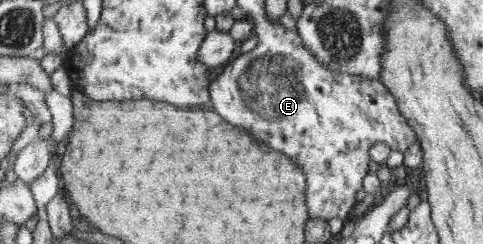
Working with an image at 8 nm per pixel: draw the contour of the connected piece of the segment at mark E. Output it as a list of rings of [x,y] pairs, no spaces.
[[[268,17],[255,23],[254,32],[259,44],[255,47],[255,50],[239,55],[224,66],[222,73],[210,84],[211,102],[215,104],[215,110],[221,112],[221,116],[225,116],[225,120],[229,120],[231,124],[237,124],[237,126],[243,126],[243,128],[251,130],[259,140],[269,142],[269,146],[273,146],[275,150],[281,150],[281,152],[289,154],[293,160],[297,160],[297,164],[304,169],[305,174],[308,176],[309,212],[311,212],[313,218],[322,218],[326,221],[331,220],[331,218],[347,218],[349,212],[353,211],[355,204],[358,202],[357,194],[364,190],[364,178],[370,173],[369,166],[371,166],[372,160],[370,151],[373,148],[373,144],[384,142],[392,149],[404,154],[418,140],[418,136],[415,130],[413,130],[413,126],[409,124],[409,120],[401,112],[400,105],[397,104],[397,98],[393,96],[393,93],[389,92],[389,88],[383,84],[381,79],[371,79],[361,75],[335,71],[333,67],[317,59],[317,55],[305,46],[303,38],[299,36],[299,32],[297,32],[295,27],[289,30],[289,28],[285,28],[279,22]]]

